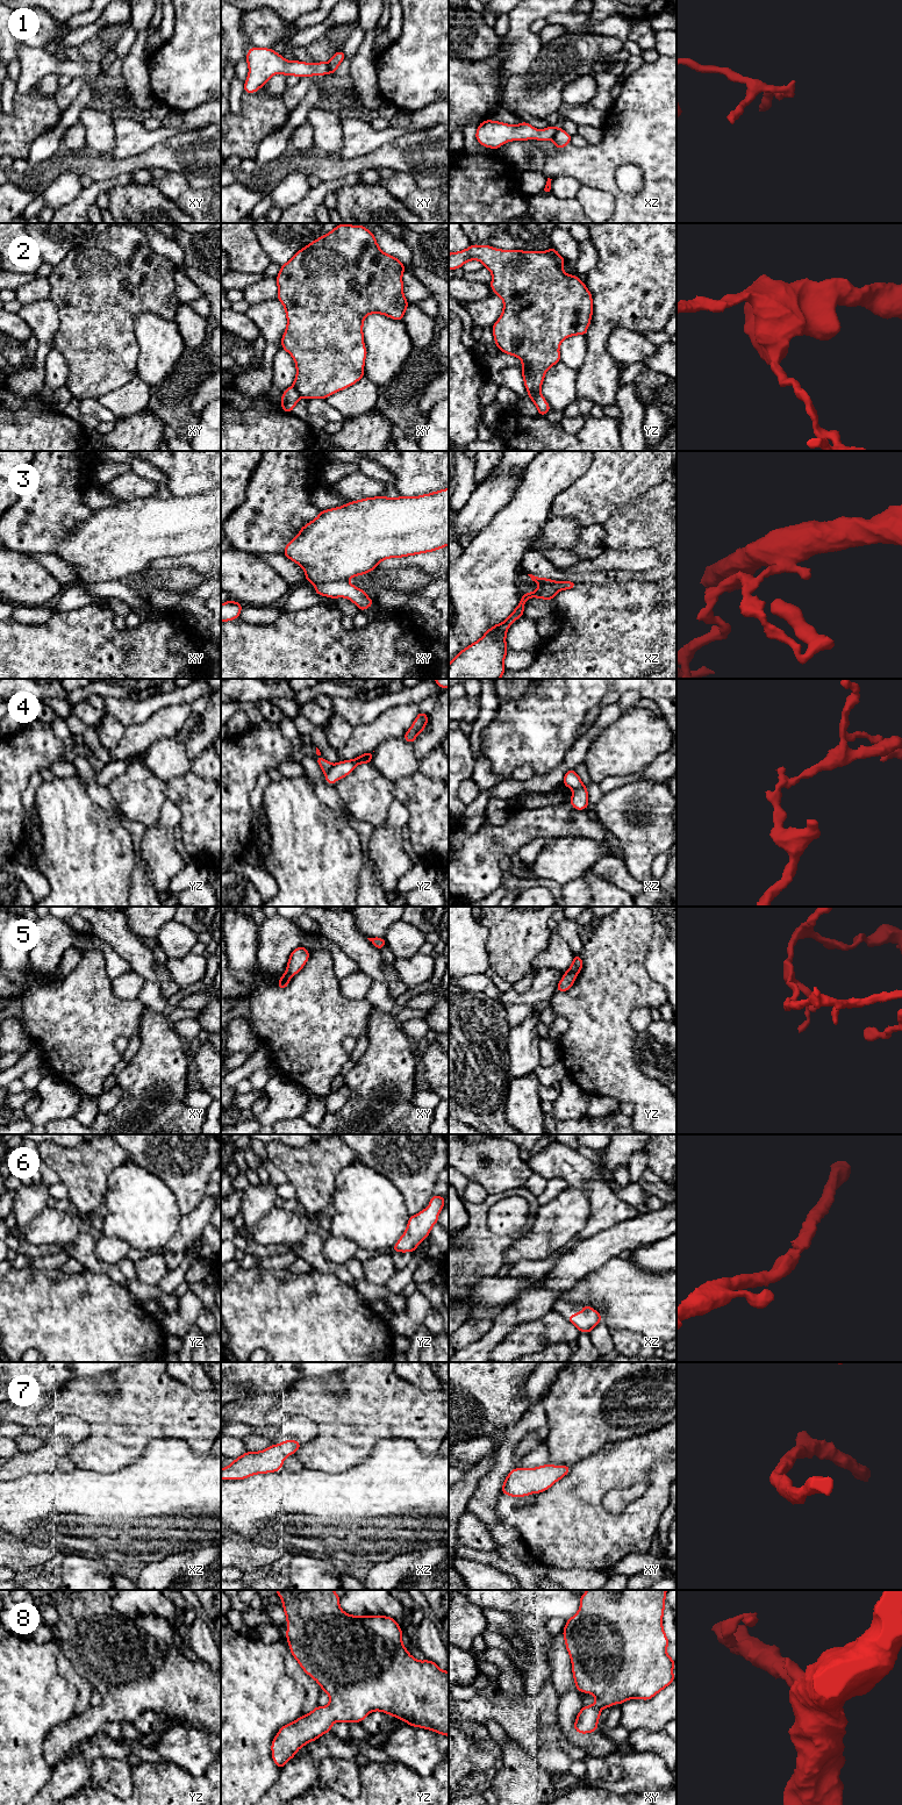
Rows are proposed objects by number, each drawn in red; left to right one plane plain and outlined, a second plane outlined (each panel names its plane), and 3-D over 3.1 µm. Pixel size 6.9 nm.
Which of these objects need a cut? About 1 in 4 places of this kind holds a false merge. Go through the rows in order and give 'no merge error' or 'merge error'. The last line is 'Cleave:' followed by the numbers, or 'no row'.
1: merge error
2: merge error
3: merge error
4: merge error
5: merge error
6: no merge error
7: no merge error
8: no merge error
Cleave: 1, 2, 3, 4, 5

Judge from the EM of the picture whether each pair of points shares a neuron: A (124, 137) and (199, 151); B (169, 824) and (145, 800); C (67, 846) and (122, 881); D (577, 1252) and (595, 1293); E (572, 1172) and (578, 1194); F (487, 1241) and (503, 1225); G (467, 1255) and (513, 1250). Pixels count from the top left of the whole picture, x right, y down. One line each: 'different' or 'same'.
A: different
B: different
C: same
D: different
E: different
F: different
G: different

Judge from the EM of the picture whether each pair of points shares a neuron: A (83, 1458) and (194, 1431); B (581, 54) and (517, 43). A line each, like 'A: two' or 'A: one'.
A: one
B: two

